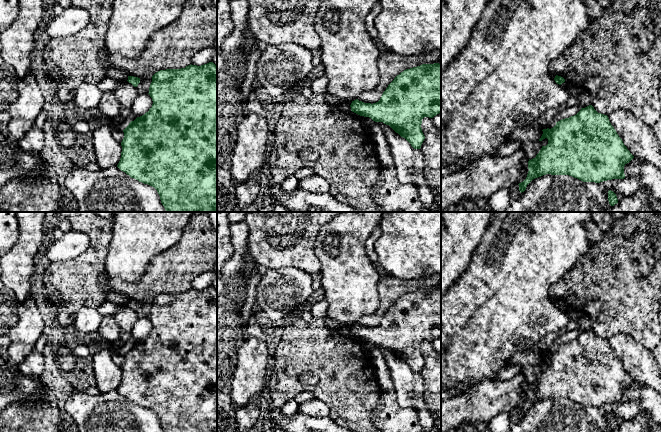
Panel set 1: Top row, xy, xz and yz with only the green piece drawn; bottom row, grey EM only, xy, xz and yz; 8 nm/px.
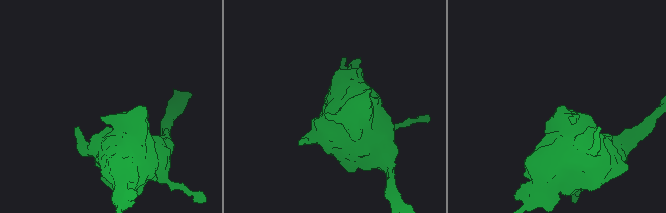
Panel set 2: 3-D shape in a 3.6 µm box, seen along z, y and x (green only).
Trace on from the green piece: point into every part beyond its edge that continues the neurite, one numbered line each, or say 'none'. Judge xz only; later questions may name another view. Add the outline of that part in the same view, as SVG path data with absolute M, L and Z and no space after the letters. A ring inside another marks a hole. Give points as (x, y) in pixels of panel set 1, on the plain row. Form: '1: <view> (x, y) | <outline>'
none

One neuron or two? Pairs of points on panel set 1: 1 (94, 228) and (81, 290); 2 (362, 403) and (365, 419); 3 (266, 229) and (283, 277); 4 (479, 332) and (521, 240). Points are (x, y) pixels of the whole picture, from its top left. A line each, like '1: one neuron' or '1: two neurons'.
1: one neuron
2: one neuron
3: two neurons
4: one neuron

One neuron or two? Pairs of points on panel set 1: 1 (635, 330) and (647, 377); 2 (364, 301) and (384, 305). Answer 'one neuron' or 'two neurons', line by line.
1: two neurons
2: two neurons

